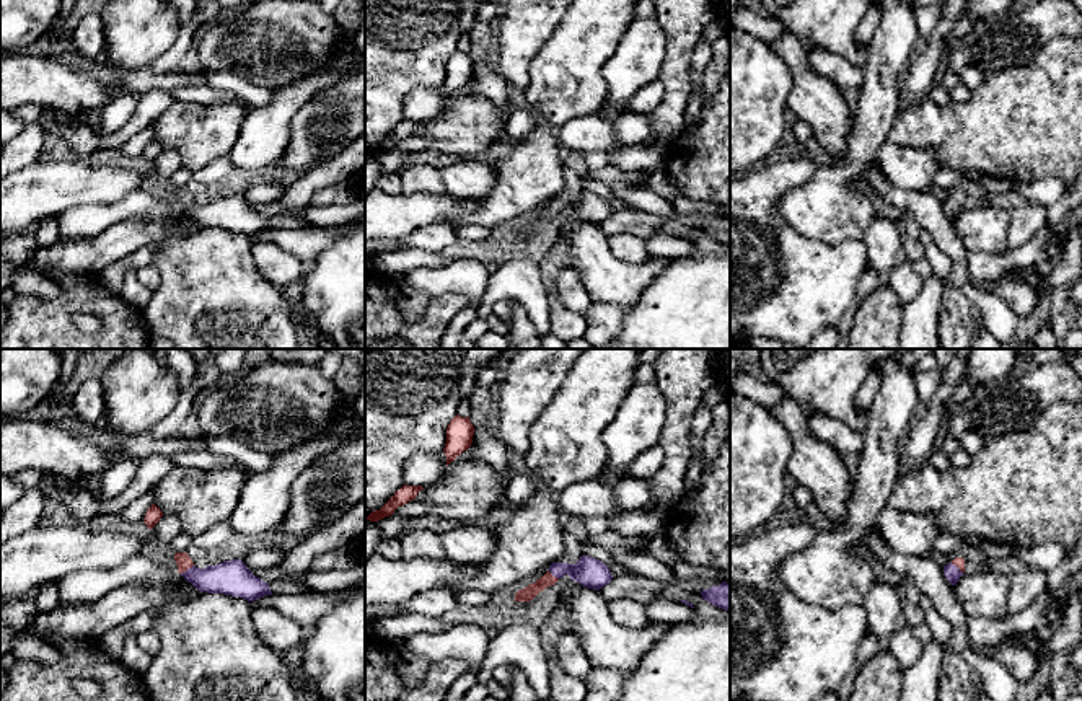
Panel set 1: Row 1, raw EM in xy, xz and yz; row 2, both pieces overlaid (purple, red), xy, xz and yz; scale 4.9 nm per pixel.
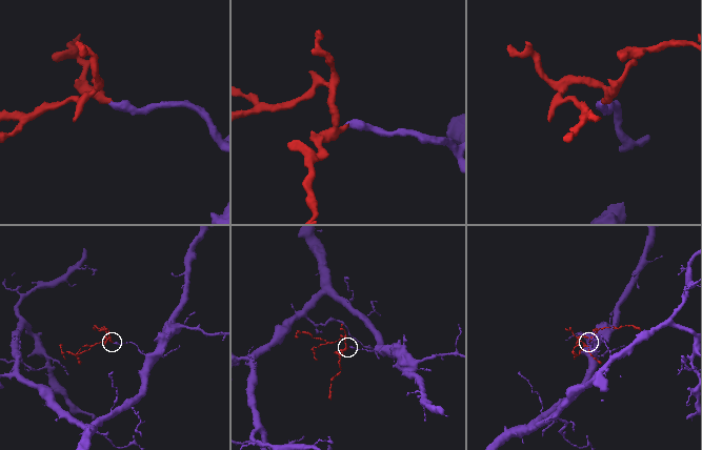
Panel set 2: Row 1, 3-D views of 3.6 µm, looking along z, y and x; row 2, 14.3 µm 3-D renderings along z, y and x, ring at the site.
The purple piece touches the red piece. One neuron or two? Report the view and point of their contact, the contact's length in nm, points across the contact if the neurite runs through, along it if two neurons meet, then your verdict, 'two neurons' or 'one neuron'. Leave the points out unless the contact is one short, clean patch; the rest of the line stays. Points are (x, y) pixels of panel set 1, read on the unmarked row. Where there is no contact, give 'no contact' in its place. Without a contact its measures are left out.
xy (188, 204) | 80 nm | across xy (232, 212), (197, 212), (188, 204), (183, 194) | one neuron

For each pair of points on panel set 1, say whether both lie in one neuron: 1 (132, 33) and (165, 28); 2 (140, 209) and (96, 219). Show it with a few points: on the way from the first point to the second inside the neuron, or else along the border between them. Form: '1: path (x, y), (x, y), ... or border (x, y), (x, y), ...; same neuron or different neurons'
1: path (140, 30), (157, 28); same neuron
2: path (129, 209), (108, 214); same neuron

